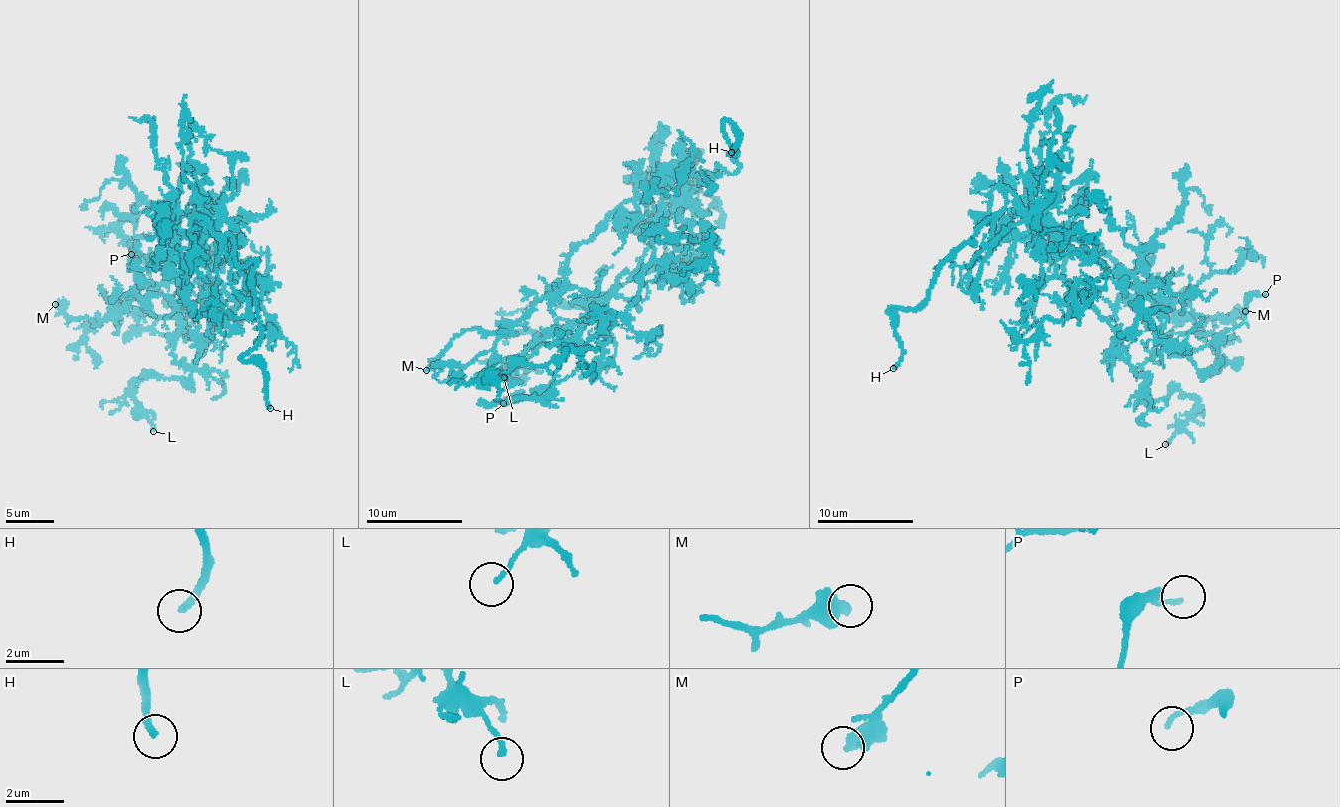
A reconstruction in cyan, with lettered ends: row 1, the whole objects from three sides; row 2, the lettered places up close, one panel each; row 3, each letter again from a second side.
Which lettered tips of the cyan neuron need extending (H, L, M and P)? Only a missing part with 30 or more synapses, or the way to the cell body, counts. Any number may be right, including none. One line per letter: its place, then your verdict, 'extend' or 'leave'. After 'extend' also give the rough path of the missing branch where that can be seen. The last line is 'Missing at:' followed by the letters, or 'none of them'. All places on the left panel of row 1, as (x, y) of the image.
H: at (270, 408); extend
L: at (153, 431); leave
M: at (55, 304); leave
P: at (131, 254); leave
Missing at: H

